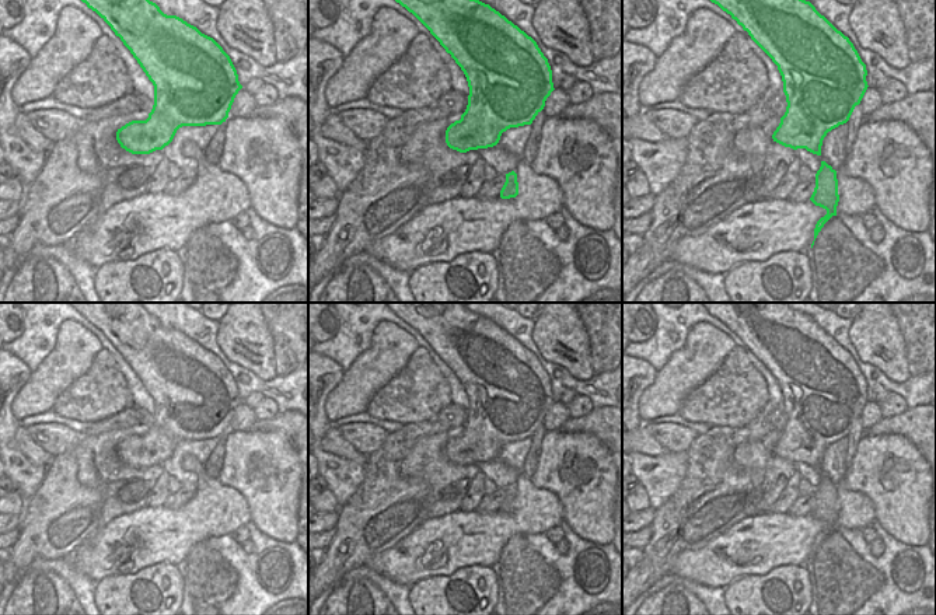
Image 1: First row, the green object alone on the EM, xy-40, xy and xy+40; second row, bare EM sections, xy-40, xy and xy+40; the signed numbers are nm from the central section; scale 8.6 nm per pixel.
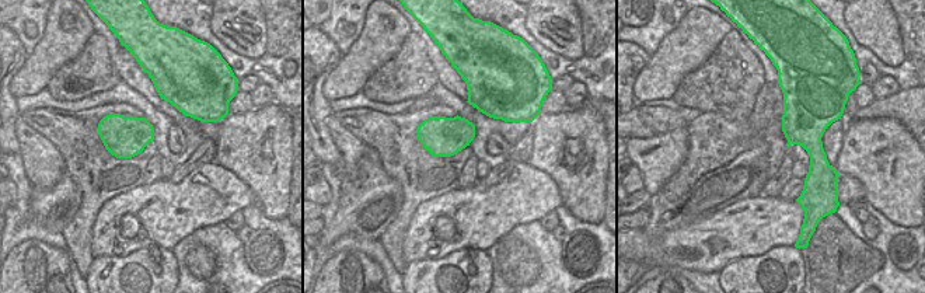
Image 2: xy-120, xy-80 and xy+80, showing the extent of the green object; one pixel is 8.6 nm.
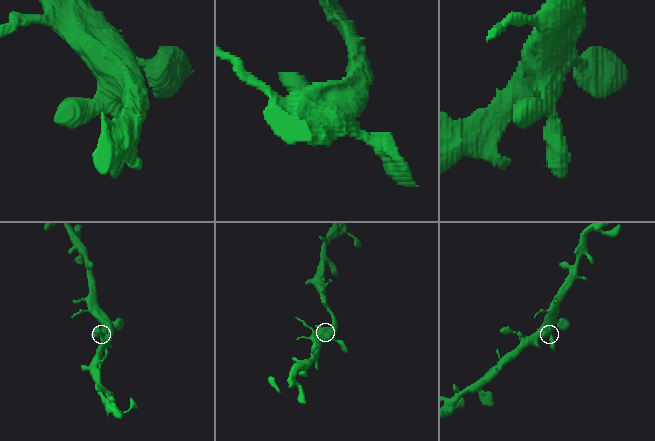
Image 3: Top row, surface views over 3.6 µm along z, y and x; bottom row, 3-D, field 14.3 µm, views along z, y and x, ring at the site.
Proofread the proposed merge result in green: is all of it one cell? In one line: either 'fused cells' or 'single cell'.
single cell

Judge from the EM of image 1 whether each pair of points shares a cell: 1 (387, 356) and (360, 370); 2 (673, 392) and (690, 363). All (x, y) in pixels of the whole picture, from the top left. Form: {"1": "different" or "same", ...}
{"1": "same", "2": "same"}

